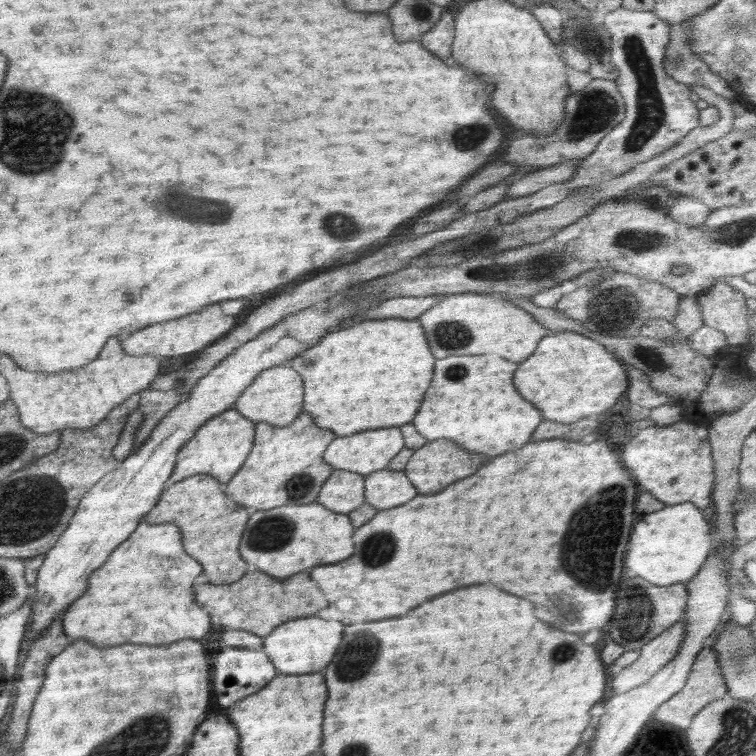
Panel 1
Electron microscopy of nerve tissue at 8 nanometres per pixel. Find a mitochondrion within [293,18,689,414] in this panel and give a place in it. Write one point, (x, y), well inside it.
(651, 108)

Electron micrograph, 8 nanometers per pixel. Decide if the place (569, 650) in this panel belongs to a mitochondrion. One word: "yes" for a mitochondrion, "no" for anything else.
yes

